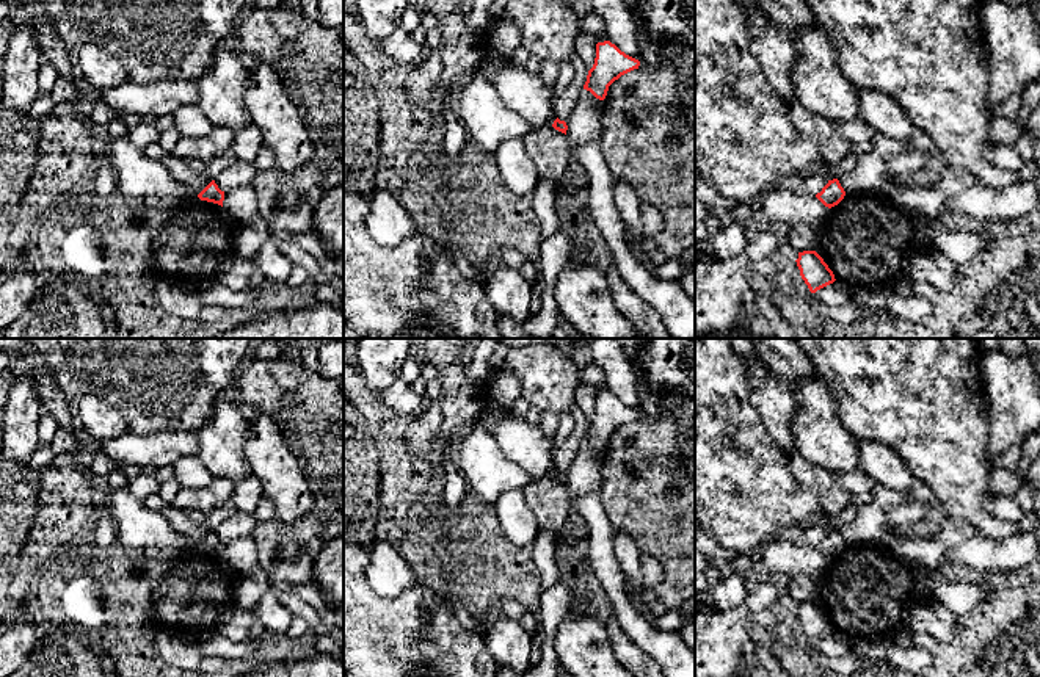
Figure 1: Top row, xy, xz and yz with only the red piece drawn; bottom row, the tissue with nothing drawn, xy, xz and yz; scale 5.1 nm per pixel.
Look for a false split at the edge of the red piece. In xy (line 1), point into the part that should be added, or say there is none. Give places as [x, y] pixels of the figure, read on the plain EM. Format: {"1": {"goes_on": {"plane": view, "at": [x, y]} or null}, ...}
{"1": {"goes_on": null}}

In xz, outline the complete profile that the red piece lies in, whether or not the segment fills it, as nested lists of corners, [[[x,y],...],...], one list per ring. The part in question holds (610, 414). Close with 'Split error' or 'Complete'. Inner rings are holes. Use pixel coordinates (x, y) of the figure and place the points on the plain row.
[[[610,392],[596,395],[596,409],[588,422],[584,440],[590,442],[596,450],[604,451],[609,437],[621,426],[638,420],[640,412],[621,403]]]. Complete

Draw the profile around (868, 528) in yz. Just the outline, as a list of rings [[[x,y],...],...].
[[[875,503],[863,506],[853,522],[839,530],[845,545],[877,545],[889,528],[885,523],[885,512]]]

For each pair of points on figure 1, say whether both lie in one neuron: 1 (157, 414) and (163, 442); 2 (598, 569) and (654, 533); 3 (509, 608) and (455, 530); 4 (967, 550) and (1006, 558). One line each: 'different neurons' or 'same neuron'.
1: different neurons
2: different neurons
3: different neurons
4: same neuron

